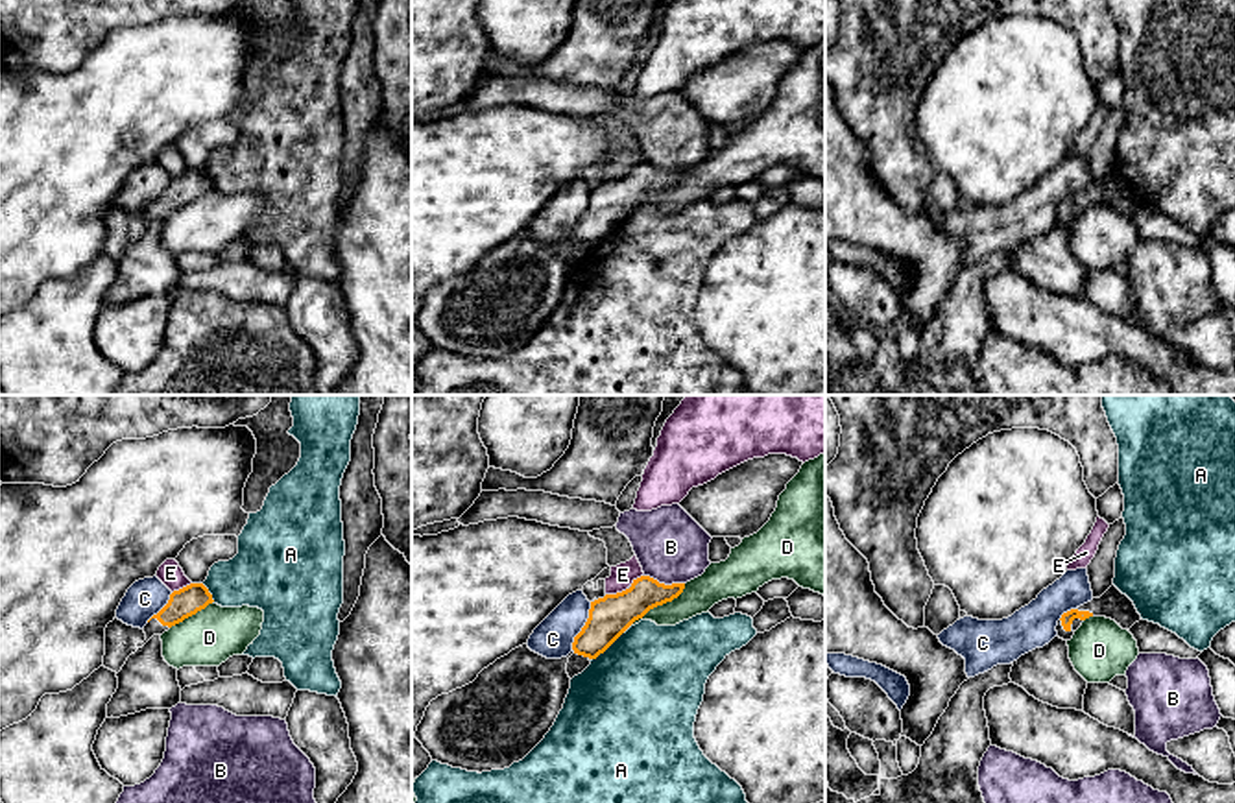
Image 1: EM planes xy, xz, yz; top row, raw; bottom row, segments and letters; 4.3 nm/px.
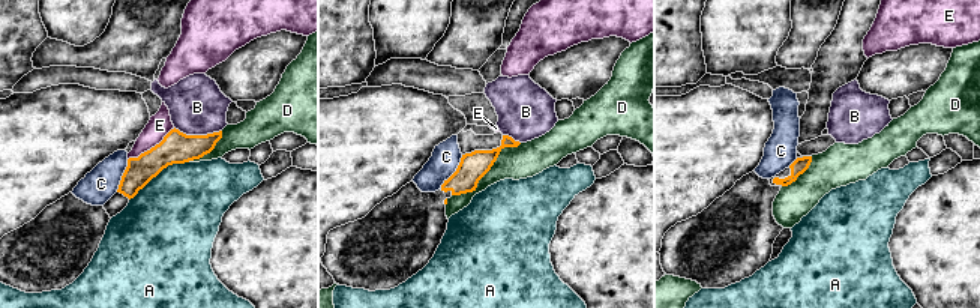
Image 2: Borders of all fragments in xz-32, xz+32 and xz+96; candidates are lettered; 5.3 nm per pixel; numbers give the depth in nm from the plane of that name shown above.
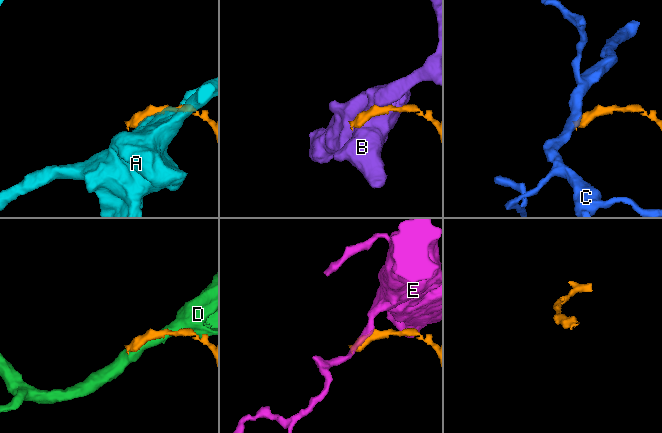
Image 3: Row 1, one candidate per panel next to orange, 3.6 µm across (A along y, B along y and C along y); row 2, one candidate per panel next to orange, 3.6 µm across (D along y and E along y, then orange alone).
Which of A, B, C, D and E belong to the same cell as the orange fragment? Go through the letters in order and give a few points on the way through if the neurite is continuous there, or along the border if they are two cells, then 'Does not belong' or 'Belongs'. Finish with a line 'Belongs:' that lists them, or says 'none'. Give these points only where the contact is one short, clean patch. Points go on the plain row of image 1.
A: Does not belong
B: Boundary: xz (645, 161), (665, 170), (683, 170). Does not belong
C: Boundary: xz (591, 189), (587, 207), (571, 235). Does not belong
D: Does not belong
E: Boundary: xz (626, 174), (606, 181). Does not belong
Belongs: none

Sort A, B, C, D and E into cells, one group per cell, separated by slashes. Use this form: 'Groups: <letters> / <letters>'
Groups: A / B / C / D / E

